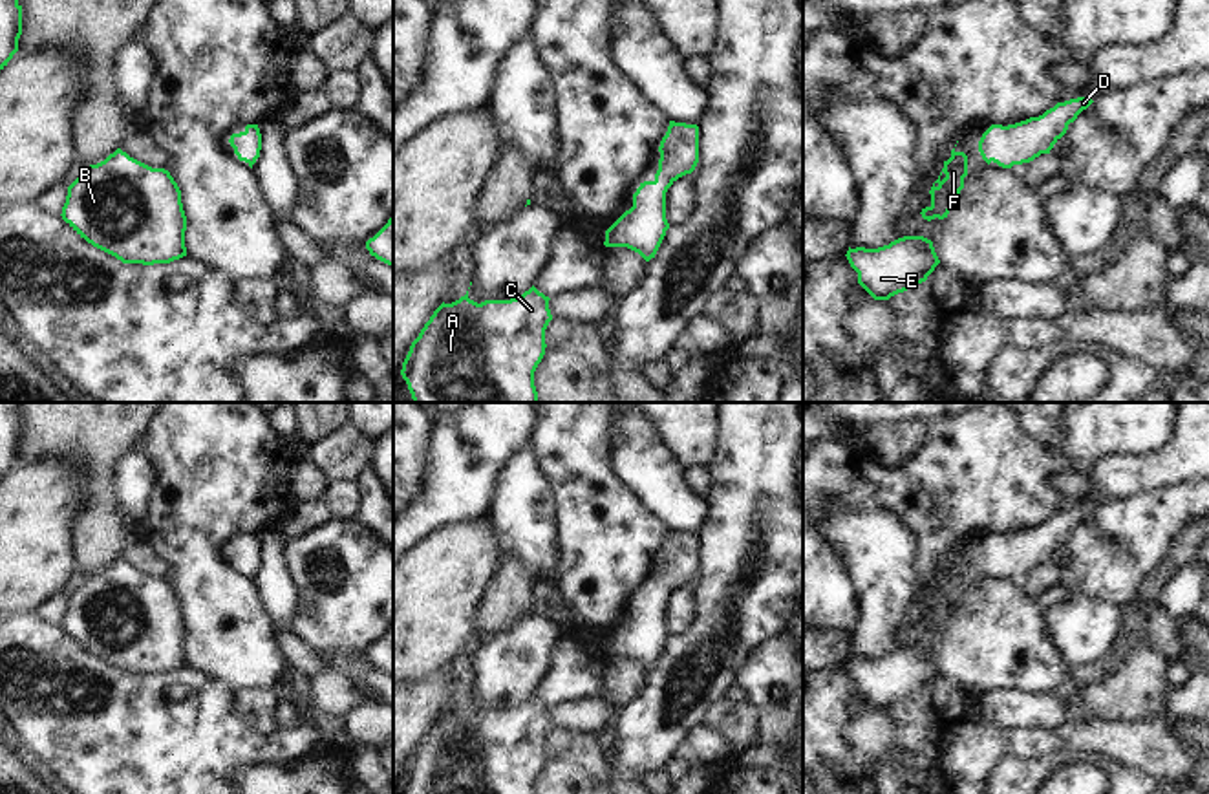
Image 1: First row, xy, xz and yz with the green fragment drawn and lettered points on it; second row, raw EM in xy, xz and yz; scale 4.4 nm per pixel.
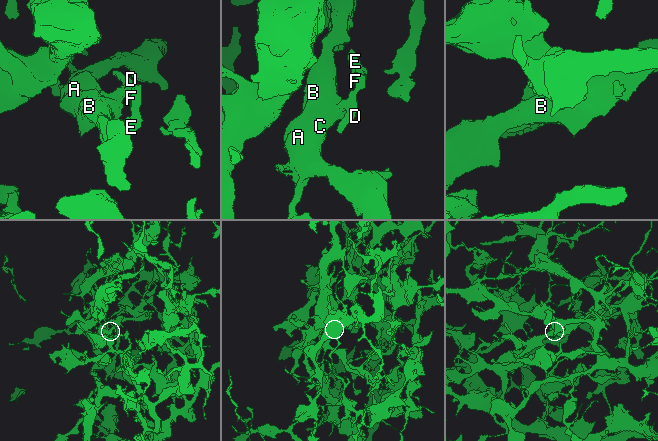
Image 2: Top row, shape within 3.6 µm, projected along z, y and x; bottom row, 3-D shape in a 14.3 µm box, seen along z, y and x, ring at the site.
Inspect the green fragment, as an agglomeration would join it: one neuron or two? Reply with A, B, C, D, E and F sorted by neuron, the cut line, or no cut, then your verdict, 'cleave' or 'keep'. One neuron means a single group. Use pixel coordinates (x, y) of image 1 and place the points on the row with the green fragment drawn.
A B C D E F; no cut; keep

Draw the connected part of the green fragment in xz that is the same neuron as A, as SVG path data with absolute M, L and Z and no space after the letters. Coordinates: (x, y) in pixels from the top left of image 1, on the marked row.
M534 285L510 300L485 300L481 304L465 296L441 304L412 342L401 375L413 402L538 402L534 371L545 355L545 329L552 320L549 296Z

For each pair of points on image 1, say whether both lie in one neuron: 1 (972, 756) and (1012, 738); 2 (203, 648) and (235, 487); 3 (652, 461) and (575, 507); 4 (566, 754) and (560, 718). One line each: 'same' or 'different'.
1: same
2: same
3: different
4: different

